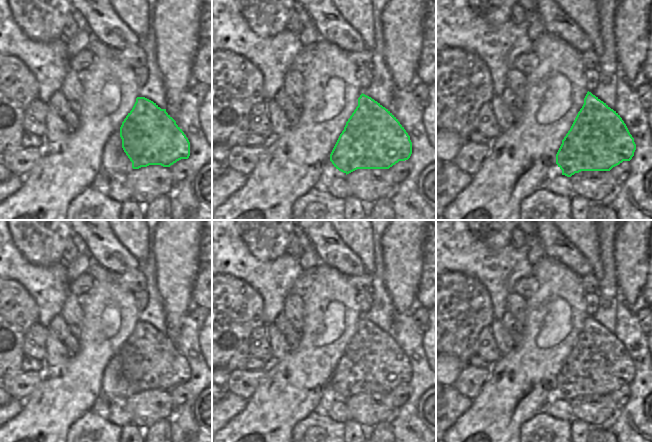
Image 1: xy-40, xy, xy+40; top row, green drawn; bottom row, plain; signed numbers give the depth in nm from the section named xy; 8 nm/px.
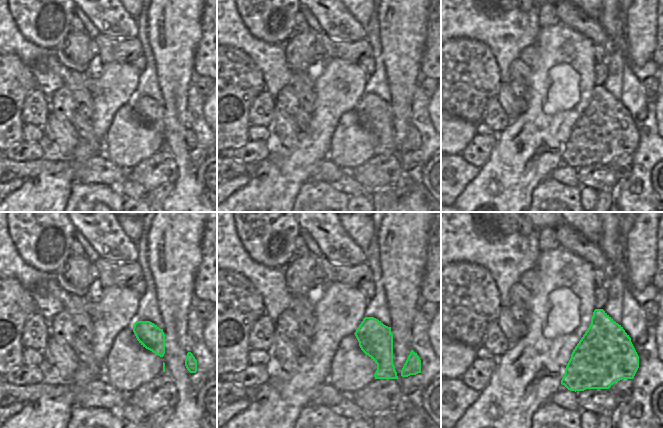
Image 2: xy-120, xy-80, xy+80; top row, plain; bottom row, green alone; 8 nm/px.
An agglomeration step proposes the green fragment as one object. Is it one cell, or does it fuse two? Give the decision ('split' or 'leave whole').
split

